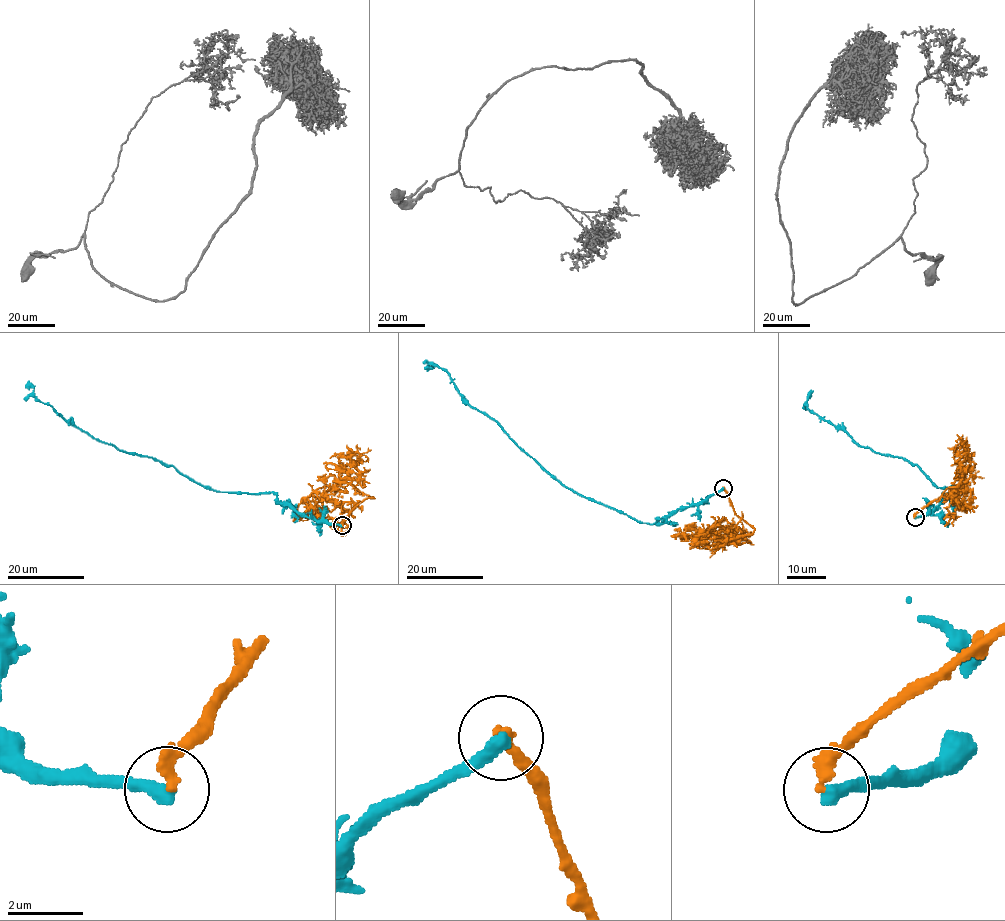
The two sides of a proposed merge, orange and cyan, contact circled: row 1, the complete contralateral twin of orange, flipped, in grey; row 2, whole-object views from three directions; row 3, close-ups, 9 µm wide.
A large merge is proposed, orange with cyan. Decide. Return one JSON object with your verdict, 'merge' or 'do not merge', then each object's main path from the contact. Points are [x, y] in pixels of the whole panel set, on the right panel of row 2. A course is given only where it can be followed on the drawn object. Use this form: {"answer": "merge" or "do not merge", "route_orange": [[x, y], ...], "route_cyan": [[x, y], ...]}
{"answer": "do not merge", "route_orange": [[914, 517], [947, 488], [958, 485], [968, 466], [975, 477], [962, 482], [971, 502], [947, 514], [949, 518]], "route_cyan": [[914, 517], [937, 509], [954, 486], [938, 488], [916, 465], [862, 447], [812, 412], [806, 405], [811, 394]]}

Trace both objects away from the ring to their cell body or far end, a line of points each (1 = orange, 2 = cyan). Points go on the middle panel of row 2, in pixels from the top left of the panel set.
1: (723, 487), (734, 512), (754, 531), (705, 544), (710, 549), (726, 538), (701, 543), (696, 537), (729, 523)
2: (723, 487), (654, 524), (639, 523), (566, 488), (496, 422), (468, 403), (443, 370), (433, 364), (425, 369)

